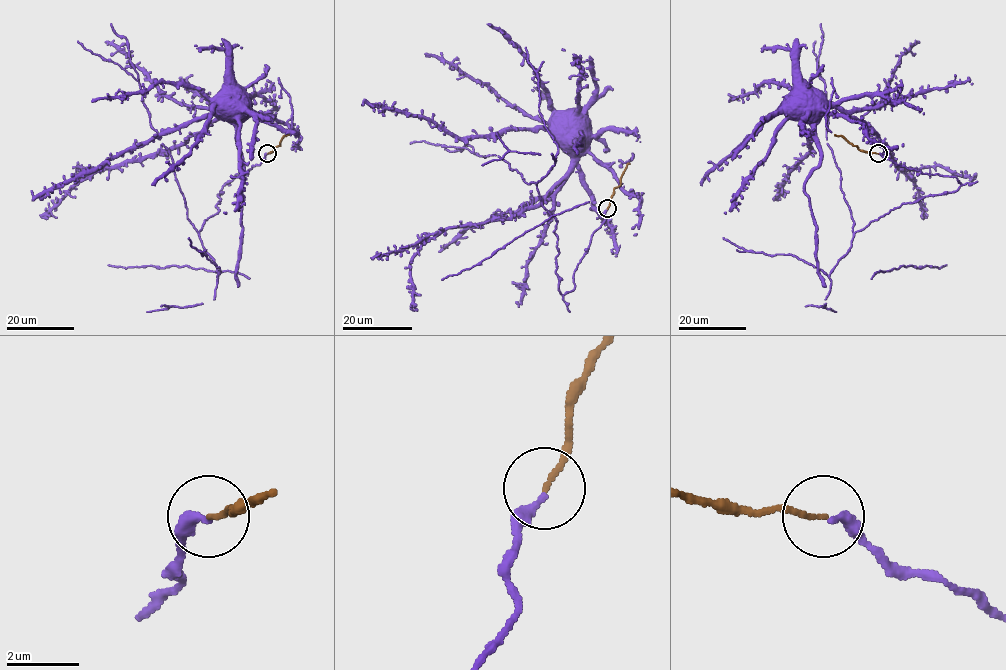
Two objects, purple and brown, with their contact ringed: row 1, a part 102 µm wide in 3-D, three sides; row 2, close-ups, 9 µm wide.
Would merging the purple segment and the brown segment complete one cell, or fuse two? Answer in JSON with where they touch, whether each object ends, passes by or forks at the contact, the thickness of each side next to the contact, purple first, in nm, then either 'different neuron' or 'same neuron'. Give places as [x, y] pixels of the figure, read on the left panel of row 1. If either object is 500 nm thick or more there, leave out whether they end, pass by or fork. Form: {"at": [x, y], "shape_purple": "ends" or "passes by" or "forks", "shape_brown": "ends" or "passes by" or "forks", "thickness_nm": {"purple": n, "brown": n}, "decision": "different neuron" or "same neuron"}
{"at": [267, 153], "shape_purple": "ends", "shape_brown": "ends", "thickness_nm": {"purple": 280, "brown": 140}, "decision": "same neuron"}

